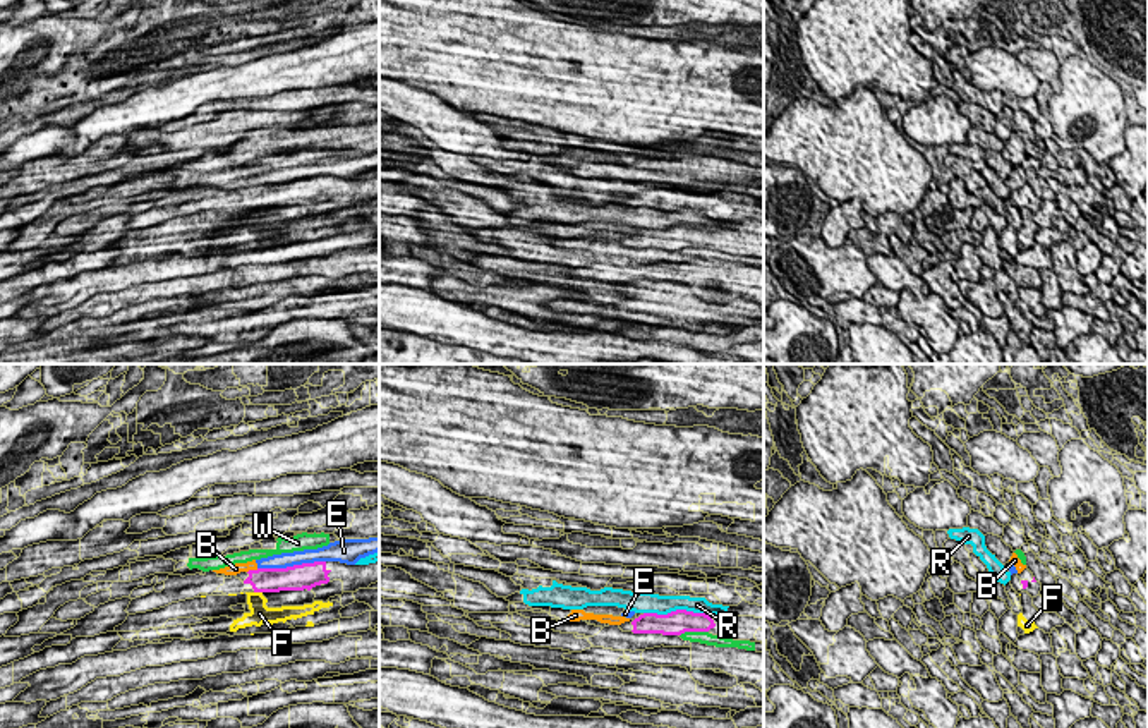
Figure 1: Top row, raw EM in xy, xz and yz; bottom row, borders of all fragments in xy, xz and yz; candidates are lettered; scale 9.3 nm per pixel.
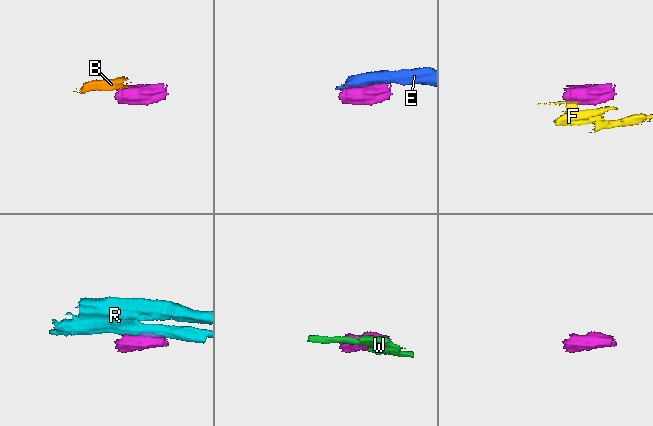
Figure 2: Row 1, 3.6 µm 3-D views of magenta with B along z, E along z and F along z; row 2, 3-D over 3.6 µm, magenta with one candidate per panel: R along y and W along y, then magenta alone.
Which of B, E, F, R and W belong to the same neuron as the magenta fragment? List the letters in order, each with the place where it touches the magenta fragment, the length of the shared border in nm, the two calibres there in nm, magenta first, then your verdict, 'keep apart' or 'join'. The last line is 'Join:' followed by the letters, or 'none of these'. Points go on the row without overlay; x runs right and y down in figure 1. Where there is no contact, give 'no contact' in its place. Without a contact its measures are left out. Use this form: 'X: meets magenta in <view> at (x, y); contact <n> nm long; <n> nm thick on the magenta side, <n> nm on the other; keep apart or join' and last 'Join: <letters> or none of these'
B: meets magenta in xy at (253, 186); contact 120 nm long; 220 nm thick on the magenta side, 100 nm on the other; keep apart
E: meets magenta in xy at (290, 182); contact 650 nm long; 240 nm thick on the magenta side, 140 nm on the other; keep apart
F: meets magenta in xy at (258, 206); contact 80 nm long; 220 nm thick on the magenta side, 190 nm on the other; keep apart
R: meets magenta in xz at (676, 225); contact 600 nm long; 240 nm thick on the magenta side, 190 nm on the other; keep apart
W: meets magenta in xz at (694, 246); contact 280 nm long; 240 nm thick on the magenta side, 130 nm on the other; keep apart
Join: none of these

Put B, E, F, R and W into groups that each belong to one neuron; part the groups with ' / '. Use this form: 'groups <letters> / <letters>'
groups B E W / F / R

